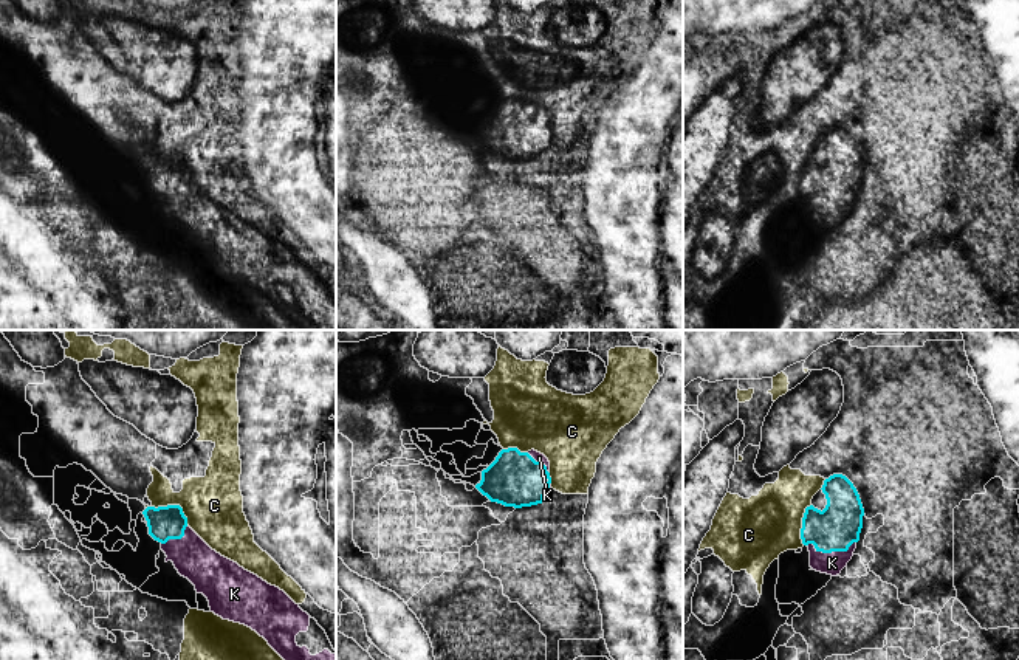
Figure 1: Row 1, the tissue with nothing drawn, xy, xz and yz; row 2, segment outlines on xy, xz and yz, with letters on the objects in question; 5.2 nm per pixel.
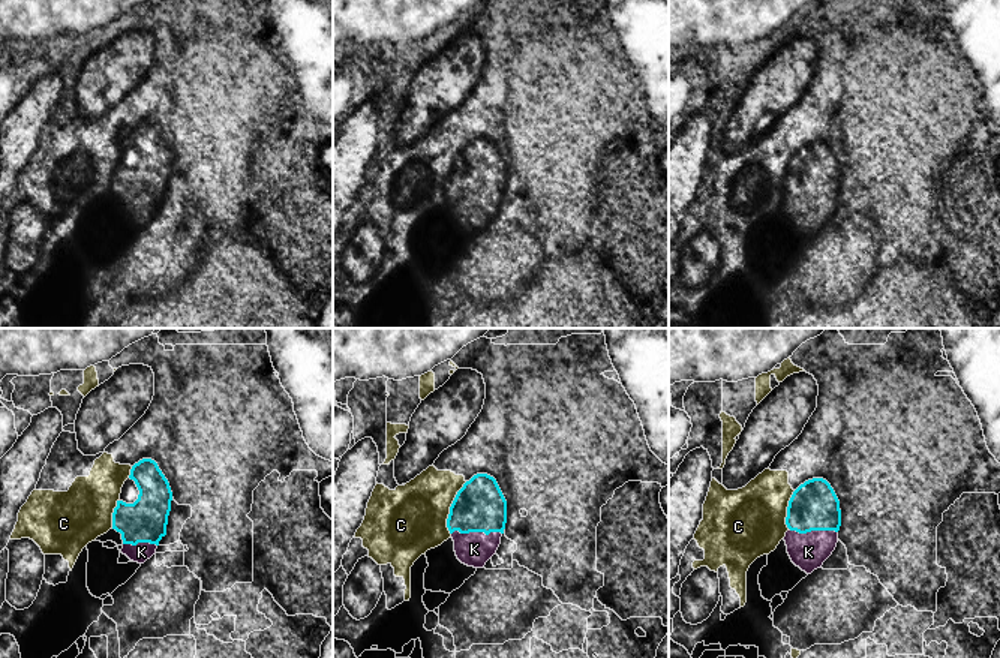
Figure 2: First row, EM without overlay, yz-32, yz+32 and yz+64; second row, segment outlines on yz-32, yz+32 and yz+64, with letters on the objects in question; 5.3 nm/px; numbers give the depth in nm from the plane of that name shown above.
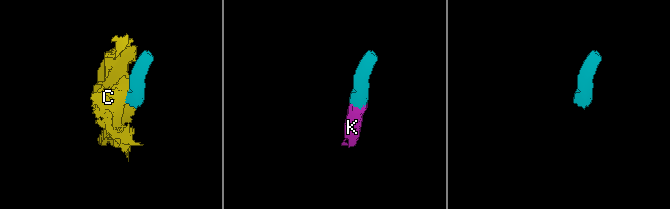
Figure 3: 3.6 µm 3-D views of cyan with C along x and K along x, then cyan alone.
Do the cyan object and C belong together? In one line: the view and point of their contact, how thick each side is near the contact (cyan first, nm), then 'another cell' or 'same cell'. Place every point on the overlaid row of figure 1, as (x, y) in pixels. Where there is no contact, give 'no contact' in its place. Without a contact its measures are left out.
xy (174, 505) | 180/300 nm | another cell

